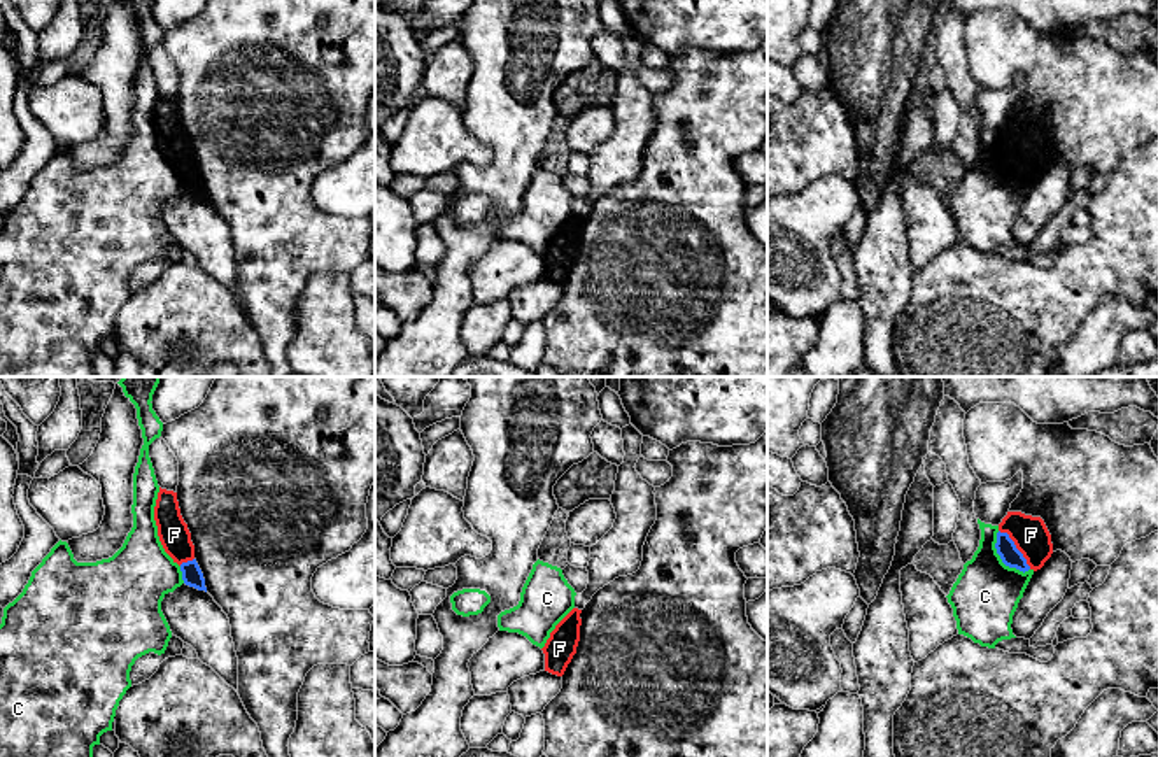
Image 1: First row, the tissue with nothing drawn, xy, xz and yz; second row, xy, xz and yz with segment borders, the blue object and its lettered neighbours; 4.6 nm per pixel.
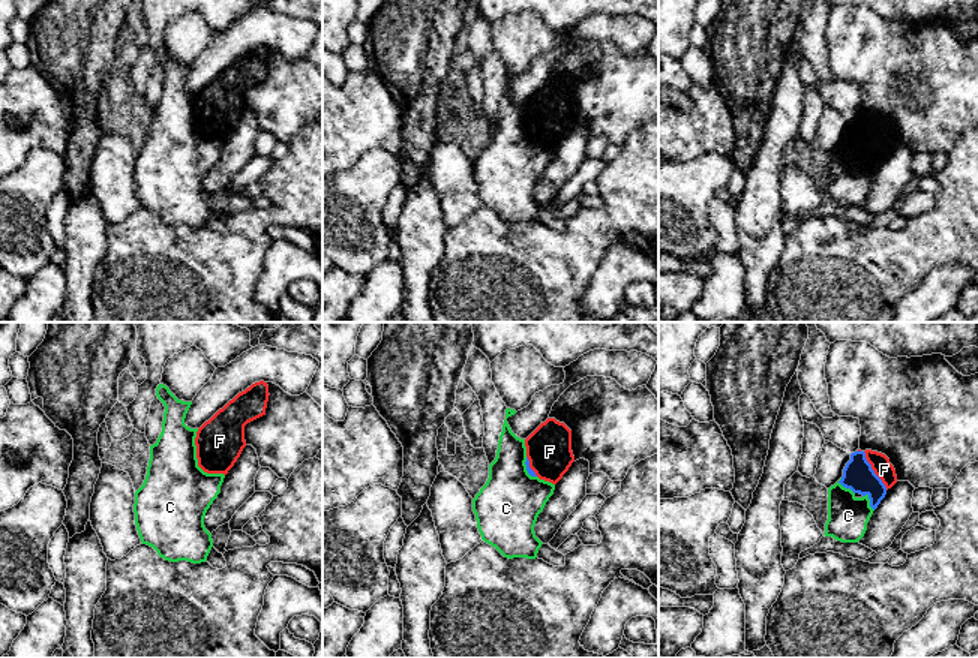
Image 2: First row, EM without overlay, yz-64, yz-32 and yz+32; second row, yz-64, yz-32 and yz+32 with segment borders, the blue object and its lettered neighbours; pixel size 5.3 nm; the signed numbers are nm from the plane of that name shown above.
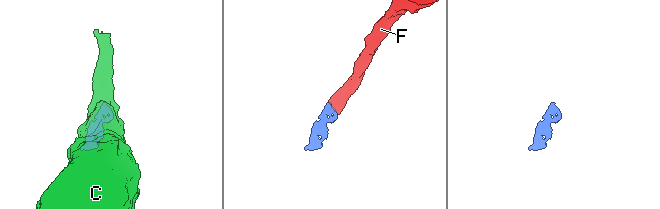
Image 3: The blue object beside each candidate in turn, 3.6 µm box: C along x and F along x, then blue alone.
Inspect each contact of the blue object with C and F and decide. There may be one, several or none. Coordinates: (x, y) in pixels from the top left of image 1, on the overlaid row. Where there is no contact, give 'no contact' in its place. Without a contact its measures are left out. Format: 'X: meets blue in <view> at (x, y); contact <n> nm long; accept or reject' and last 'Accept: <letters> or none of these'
C: meets blue in yz at (1001, 558); contact 240 nm long; reject
F: meets blue in yz at (1015, 547); contact 240 nm long; accept
Accept: F

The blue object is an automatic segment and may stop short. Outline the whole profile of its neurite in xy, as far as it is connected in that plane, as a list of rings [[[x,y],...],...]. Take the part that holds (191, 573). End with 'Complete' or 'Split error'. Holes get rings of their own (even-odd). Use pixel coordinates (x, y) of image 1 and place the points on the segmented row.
[[[159,487],[154,520],[165,552],[180,566],[184,584],[207,592],[203,573],[194,559],[191,533],[180,515],[177,492]]]. Split error

